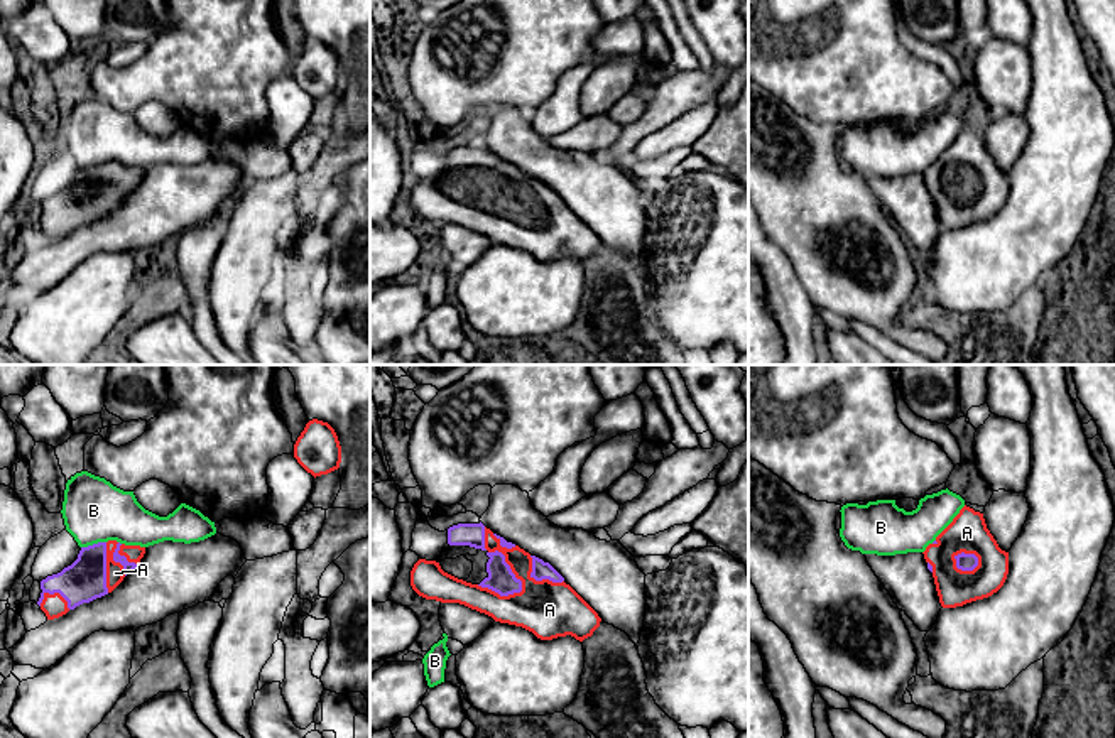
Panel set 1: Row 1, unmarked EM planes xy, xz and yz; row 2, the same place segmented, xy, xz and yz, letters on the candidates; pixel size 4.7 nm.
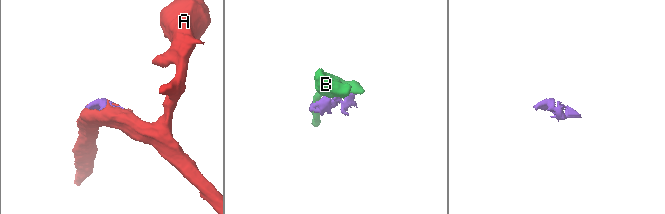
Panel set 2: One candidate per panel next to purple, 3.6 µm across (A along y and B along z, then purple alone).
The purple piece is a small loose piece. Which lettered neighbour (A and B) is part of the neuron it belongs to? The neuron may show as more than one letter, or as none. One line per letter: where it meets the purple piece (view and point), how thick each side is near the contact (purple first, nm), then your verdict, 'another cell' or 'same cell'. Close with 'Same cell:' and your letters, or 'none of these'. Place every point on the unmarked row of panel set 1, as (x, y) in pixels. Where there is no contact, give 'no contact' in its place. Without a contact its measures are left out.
A: contact xz (504, 178); calibres 130 and 160 nm; same cell
B: contact xy (93, 166); calibres 200 and 300 nm; another cell
Same cell: A

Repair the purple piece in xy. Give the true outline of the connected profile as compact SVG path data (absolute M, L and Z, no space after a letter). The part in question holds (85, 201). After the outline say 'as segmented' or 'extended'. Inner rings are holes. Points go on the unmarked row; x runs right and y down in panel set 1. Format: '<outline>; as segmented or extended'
M117 162L81 169L78 181L41 203L37 226L47 241L59 240L83 225L112 214L145 176L145 169Z; extended

